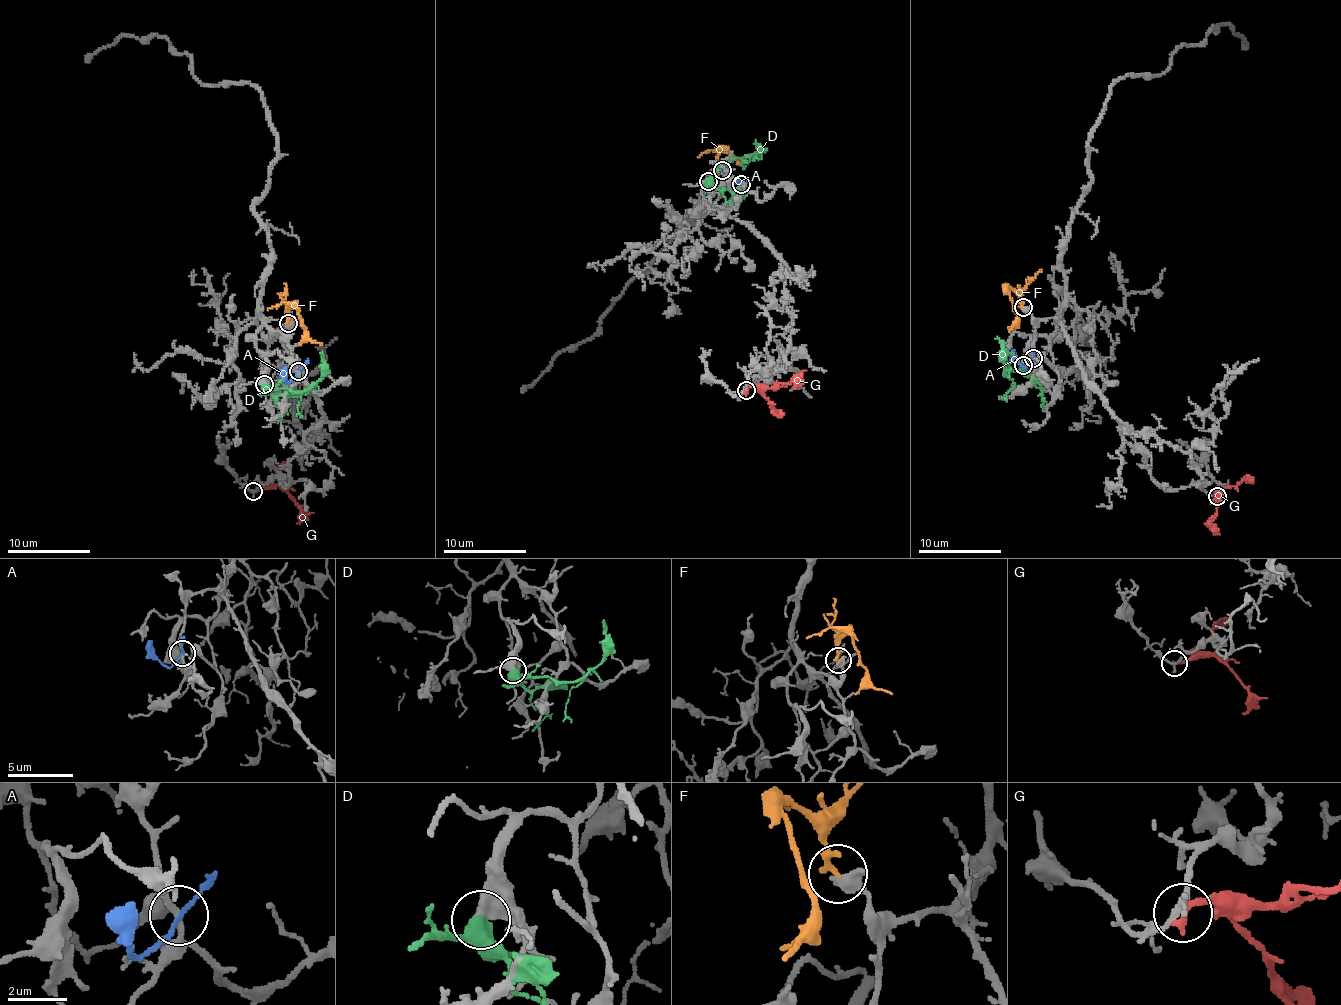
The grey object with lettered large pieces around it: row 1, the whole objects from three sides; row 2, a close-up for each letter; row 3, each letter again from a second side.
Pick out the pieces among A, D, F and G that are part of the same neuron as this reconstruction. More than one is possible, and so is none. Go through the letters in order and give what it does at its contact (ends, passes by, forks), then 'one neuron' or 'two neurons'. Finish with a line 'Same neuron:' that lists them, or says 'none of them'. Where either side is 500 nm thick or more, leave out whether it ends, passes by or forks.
A: it passes by; two neurons
D: it passes by; two neurons
F: it passes by; two neurons
G: it ends there; two neurons
Same neuron: none of them

